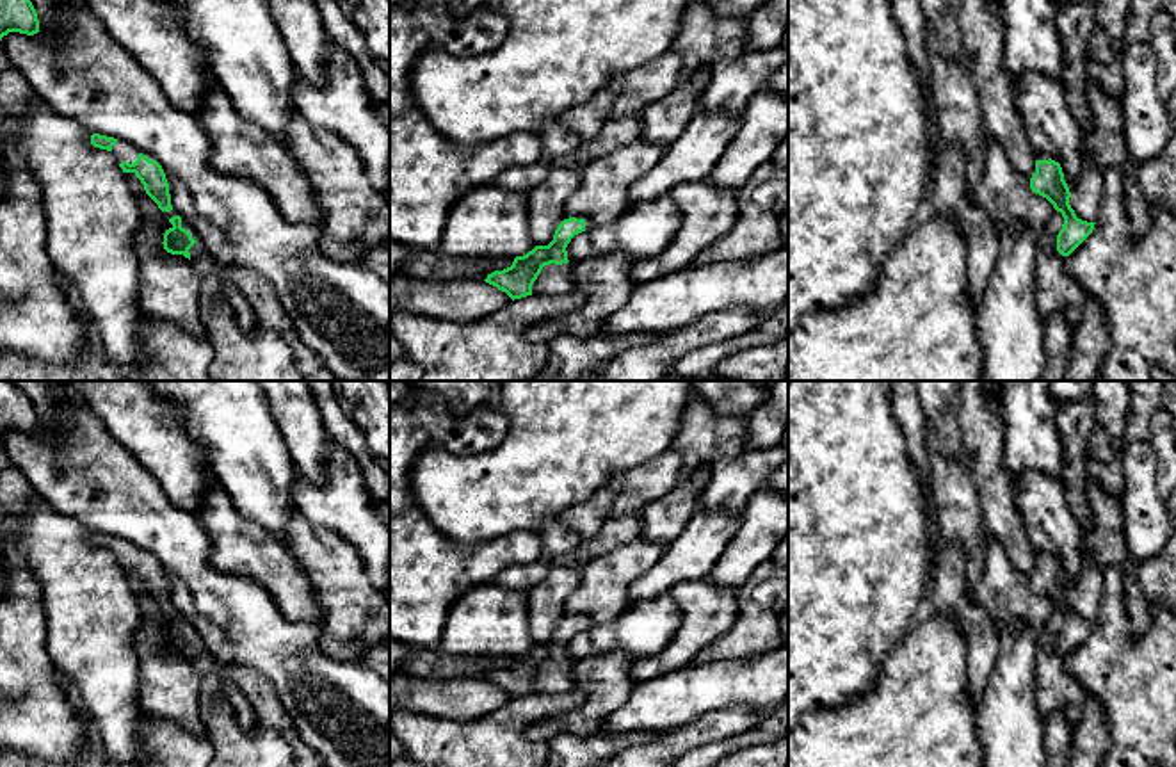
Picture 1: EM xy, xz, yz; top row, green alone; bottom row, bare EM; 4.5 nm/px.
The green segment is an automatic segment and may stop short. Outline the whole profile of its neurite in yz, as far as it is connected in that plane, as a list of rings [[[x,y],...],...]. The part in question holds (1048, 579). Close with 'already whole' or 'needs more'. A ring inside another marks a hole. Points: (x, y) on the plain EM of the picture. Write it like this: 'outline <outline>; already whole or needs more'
outline [[[1037,555],[1030,587],[1034,593],[1046,596],[1062,612],[1064,623],[1057,634],[1057,650],[1069,655],[1094,628],[1103,571],[1083,564],[1078,578],[1067,584],[1059,561],[1050,555]]]; needs more

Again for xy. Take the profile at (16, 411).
outline [[[0,381],[0,440],[9,431],[34,434],[39,418],[32,400],[12,381]]]; already whole

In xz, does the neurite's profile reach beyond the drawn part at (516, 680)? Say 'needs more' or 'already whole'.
needs more

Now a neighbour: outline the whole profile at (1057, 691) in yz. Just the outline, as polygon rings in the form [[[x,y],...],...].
[[[1053,609],[1037,639],[1037,708],[1043,719],[1060,712],[1071,730],[1082,719],[1087,694],[1066,671],[1066,655],[1057,650],[1057,634],[1064,616]]]

